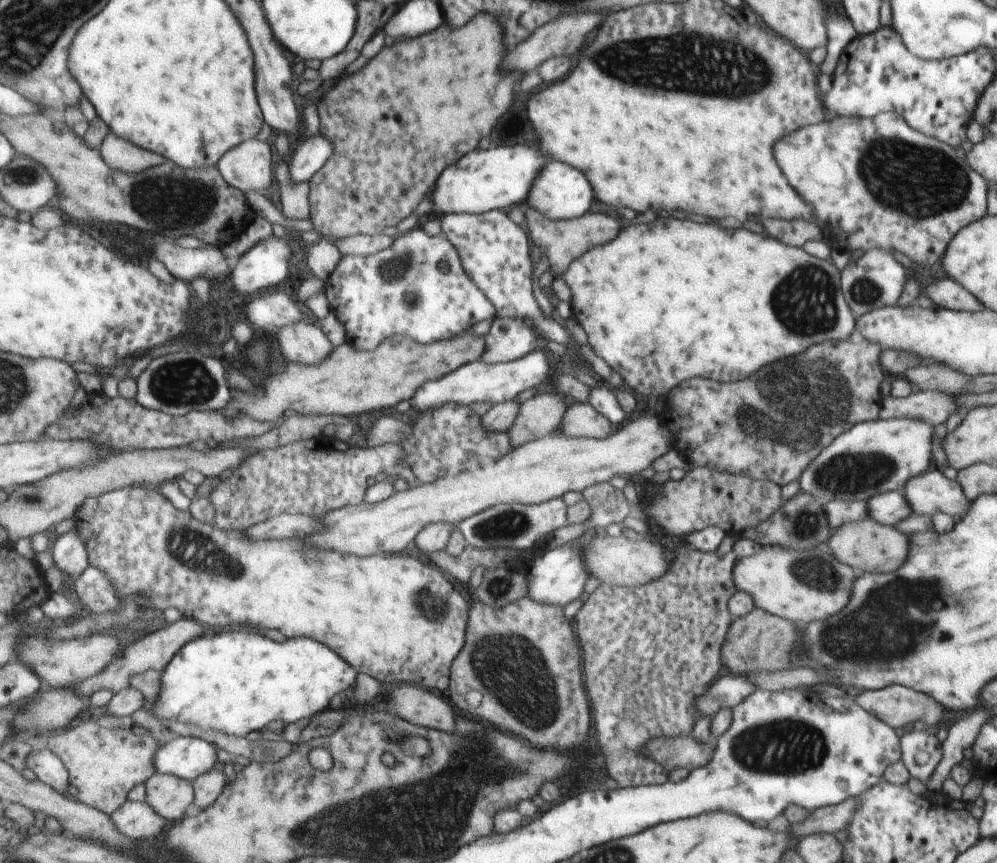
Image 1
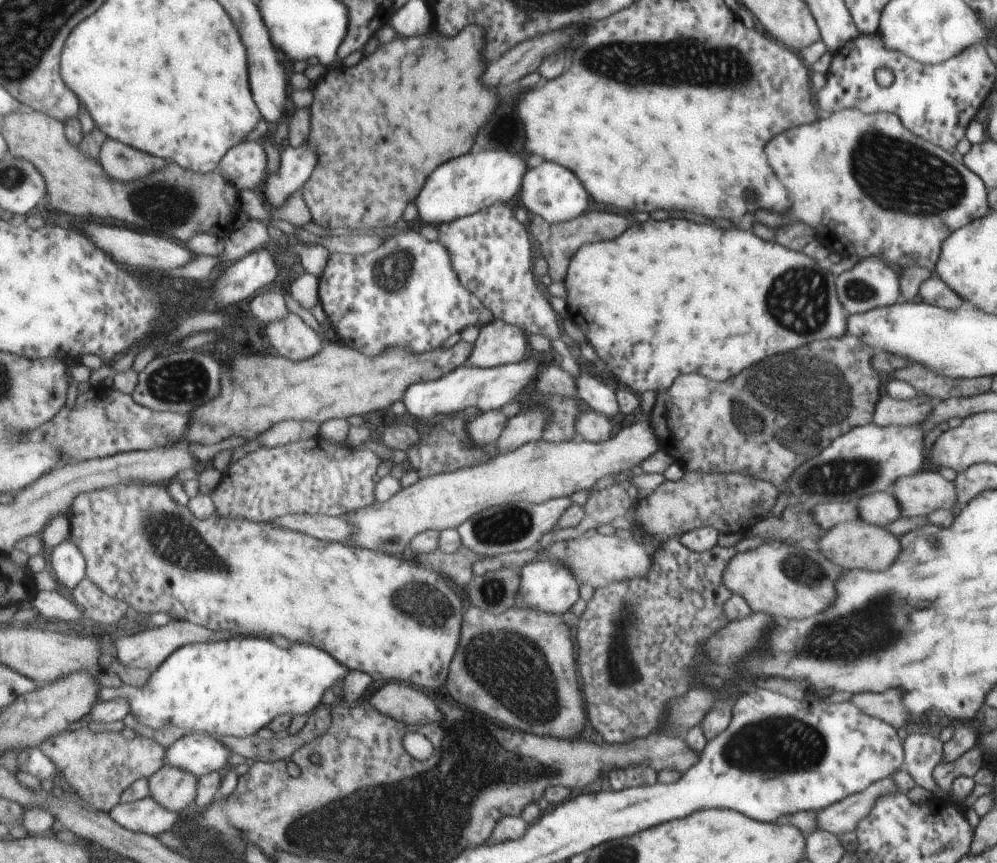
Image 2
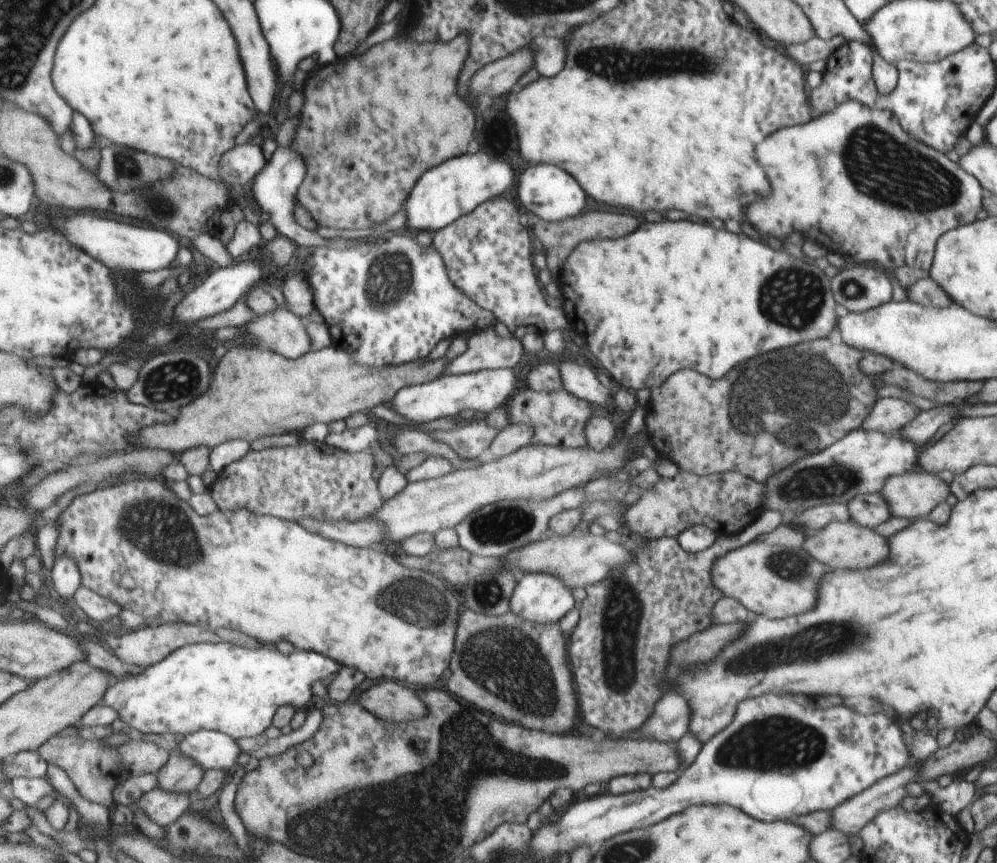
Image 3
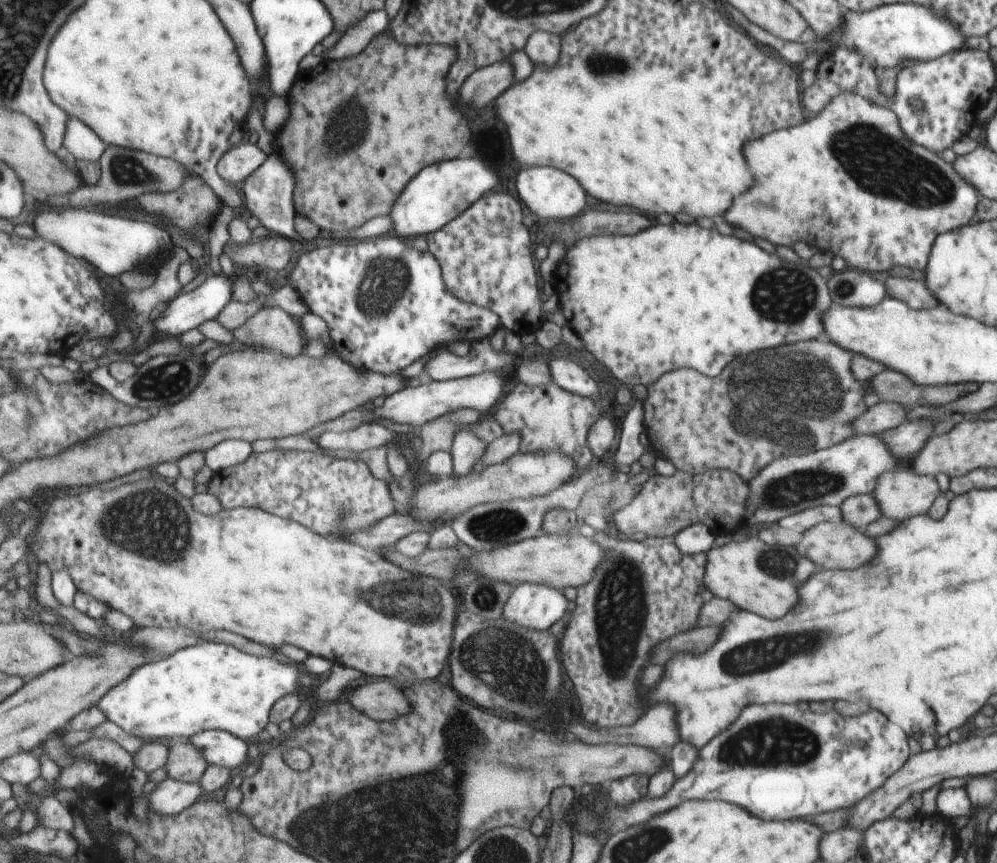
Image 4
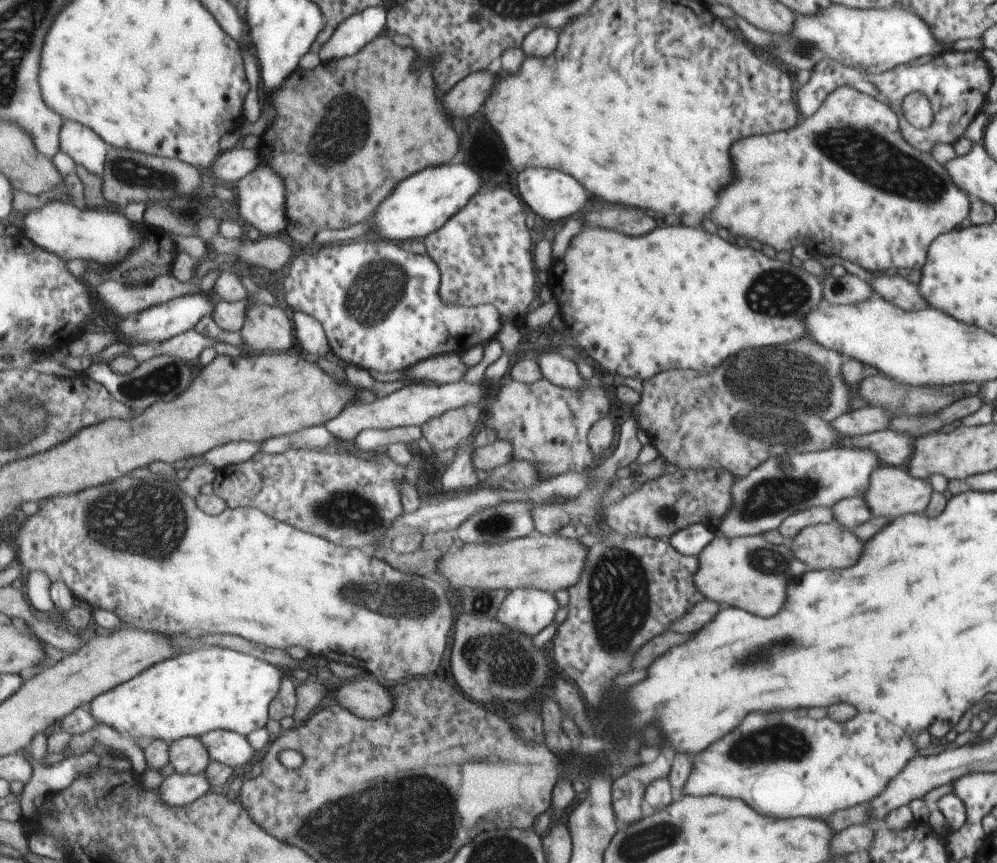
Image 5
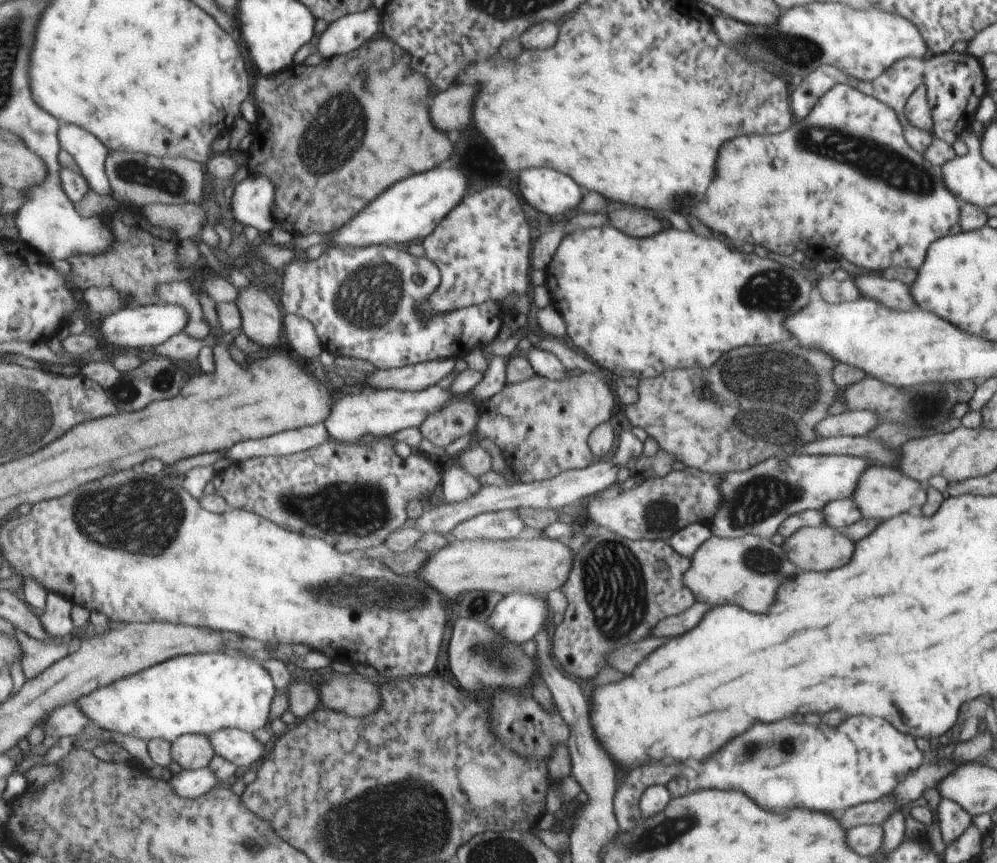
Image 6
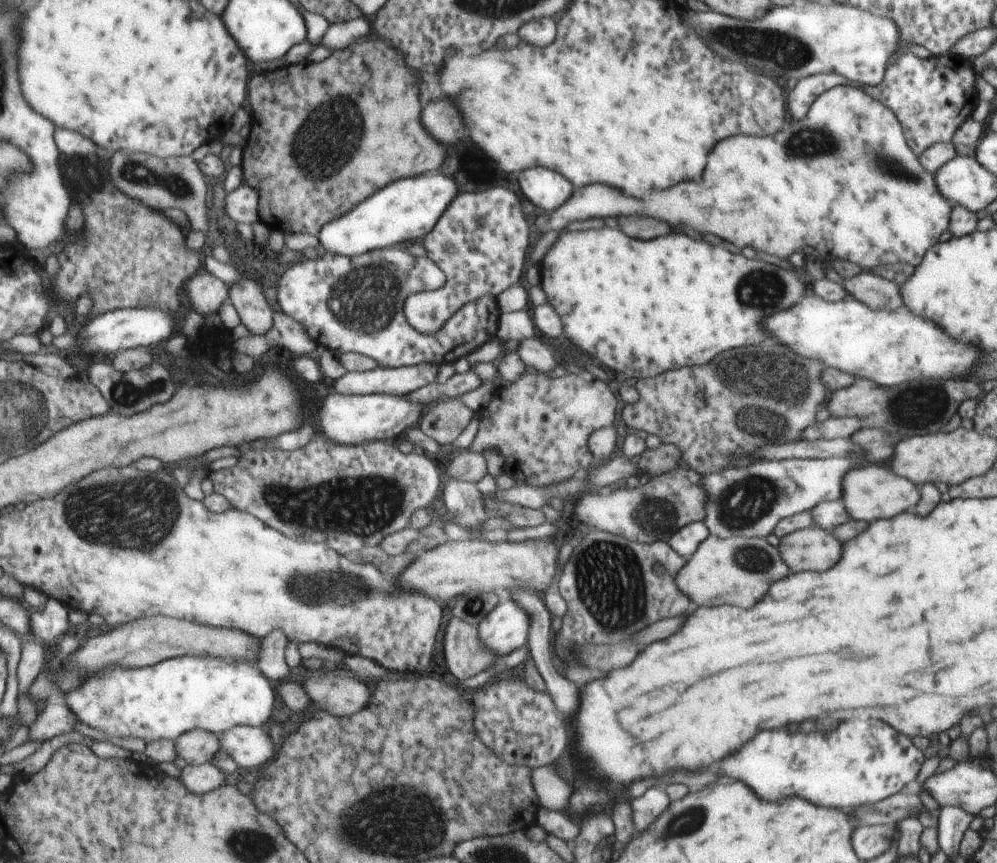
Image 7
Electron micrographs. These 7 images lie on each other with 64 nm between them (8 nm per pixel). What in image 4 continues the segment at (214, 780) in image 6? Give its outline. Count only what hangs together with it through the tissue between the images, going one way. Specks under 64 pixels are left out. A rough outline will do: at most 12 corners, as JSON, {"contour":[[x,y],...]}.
{"contour":[[168,777],[148,796],[162,816],[178,816],[200,801],[202,780]]}

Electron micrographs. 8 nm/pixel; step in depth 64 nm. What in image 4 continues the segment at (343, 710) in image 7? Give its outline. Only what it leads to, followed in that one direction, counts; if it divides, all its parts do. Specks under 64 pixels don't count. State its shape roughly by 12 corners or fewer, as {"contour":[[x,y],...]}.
{"contour":[[365,679],[345,700],[372,720],[396,719],[412,710],[387,679]]}

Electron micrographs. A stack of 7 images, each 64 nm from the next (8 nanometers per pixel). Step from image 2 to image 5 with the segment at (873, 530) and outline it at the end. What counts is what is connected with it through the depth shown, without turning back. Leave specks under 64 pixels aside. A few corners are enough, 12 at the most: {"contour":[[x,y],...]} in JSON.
{"contour":[[836,522],[802,528],[796,560],[813,571],[850,568],[864,542]]}

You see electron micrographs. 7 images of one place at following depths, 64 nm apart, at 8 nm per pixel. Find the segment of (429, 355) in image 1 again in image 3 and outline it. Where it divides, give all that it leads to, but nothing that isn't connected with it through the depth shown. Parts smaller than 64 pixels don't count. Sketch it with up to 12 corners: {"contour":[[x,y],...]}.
{"contour":[[334,344],[300,360],[231,348],[176,424],[184,454],[346,420],[438,379],[466,349],[374,368]]}

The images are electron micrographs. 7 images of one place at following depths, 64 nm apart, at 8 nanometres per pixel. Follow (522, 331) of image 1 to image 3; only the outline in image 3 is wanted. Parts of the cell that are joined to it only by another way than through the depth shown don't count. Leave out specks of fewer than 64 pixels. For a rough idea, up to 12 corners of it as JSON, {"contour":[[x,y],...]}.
{"contour":[[494,328],[467,340],[440,377],[514,368],[521,339]]}

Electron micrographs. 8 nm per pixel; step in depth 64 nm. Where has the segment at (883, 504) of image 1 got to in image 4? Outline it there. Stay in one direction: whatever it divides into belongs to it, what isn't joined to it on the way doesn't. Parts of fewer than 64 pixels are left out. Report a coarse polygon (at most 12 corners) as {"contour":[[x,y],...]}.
{"contour":[[871,494],[853,496],[839,507],[842,521],[863,530],[882,517]]}

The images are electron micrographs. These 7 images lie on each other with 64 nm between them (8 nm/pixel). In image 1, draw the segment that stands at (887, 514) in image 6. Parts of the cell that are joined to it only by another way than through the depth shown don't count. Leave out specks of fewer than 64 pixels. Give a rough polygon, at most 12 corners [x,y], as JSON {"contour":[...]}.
{"contour":[[940,468],[900,491],[917,515],[962,519],[971,508]]}

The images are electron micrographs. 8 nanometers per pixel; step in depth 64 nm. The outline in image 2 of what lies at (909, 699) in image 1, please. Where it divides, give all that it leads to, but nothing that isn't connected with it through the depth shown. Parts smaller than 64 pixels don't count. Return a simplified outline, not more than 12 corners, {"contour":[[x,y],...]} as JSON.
{"contour":[[898,690],[856,694],[852,702],[863,713],[901,728],[909,720],[898,702]]}

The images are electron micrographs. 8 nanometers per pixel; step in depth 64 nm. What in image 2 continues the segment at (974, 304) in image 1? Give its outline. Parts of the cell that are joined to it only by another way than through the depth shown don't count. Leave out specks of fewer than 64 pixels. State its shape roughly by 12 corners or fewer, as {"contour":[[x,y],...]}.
{"contour":[[938,276],[918,288],[922,303],[956,310],[966,303]]}

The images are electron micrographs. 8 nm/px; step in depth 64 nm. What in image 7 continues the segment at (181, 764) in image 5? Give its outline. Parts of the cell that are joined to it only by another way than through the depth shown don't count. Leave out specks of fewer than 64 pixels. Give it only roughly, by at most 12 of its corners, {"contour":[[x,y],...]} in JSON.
{"contour":[[202,728],[177,742],[179,757],[192,765],[213,762],[222,737]]}

